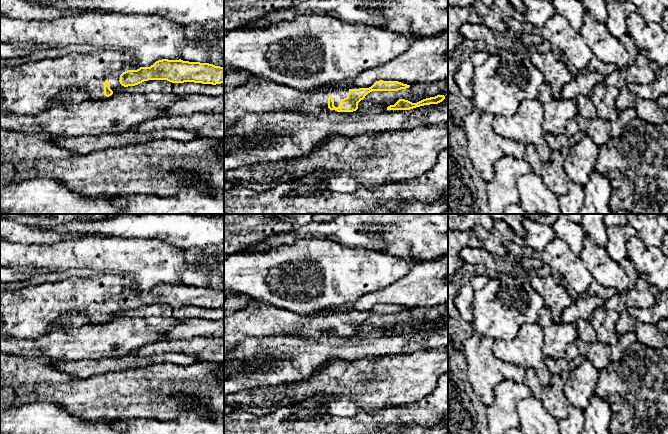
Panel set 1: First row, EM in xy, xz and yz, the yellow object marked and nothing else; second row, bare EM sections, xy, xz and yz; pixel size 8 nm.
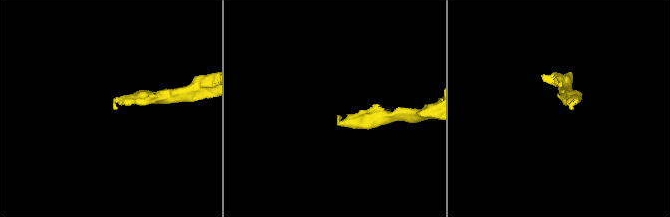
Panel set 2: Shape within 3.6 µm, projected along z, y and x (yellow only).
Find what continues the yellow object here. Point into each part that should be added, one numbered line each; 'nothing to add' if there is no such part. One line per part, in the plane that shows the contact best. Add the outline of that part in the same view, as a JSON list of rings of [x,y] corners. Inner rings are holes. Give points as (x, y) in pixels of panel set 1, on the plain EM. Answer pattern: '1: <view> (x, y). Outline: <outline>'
1: xz (261, 320). Outline: [[[264,301],[253,303],[229,315],[224,314],[224,354],[249,338],[302,337],[306,340],[317,340],[323,333],[328,333],[330,319],[333,321],[334,330],[338,331],[340,324],[347,321],[350,313],[359,313],[359,311],[299,314]]]

